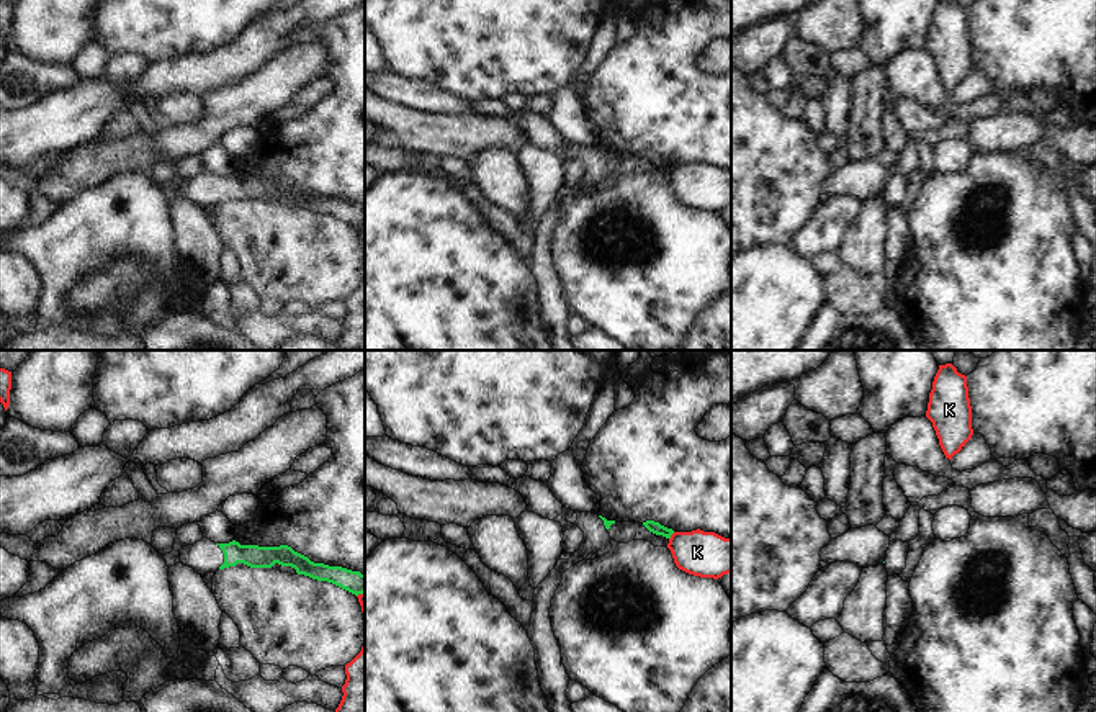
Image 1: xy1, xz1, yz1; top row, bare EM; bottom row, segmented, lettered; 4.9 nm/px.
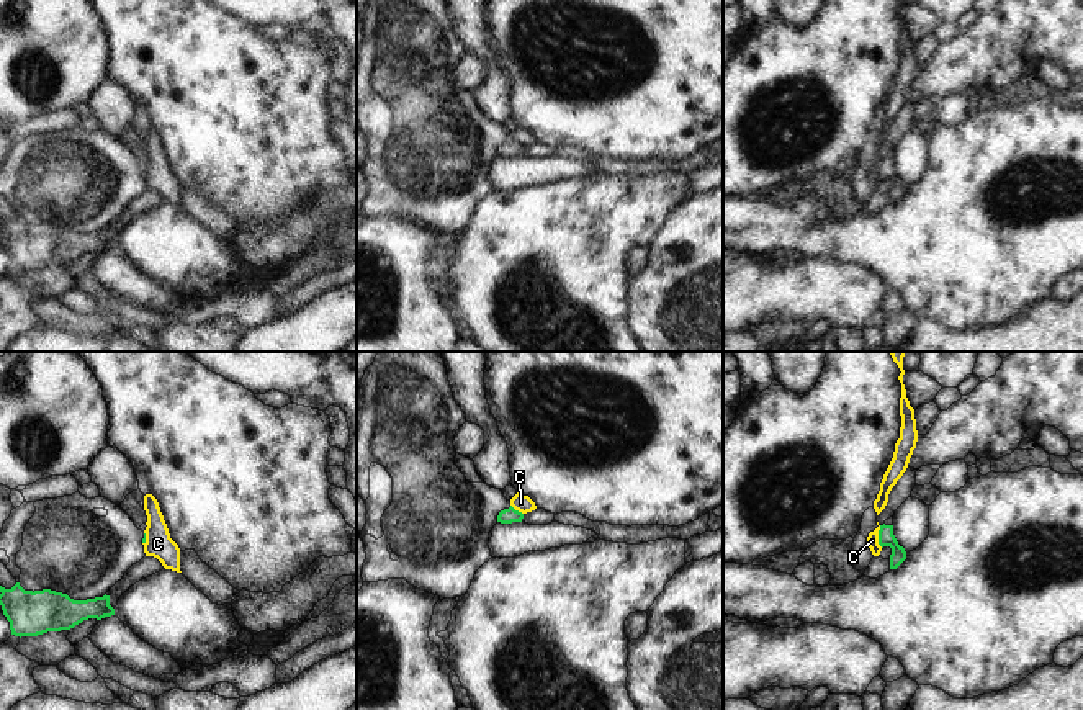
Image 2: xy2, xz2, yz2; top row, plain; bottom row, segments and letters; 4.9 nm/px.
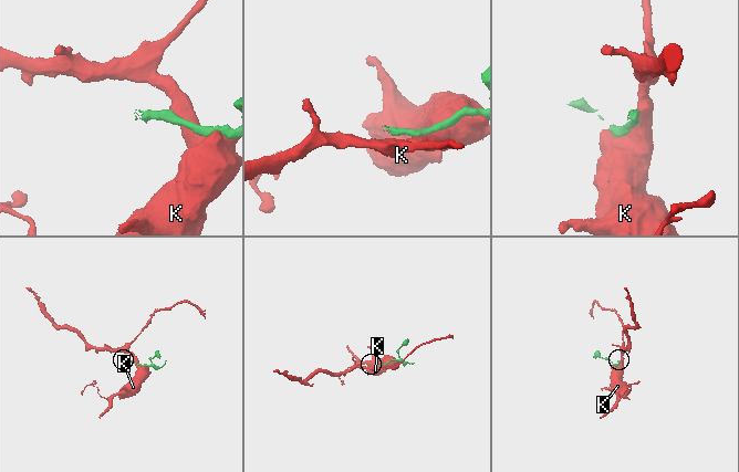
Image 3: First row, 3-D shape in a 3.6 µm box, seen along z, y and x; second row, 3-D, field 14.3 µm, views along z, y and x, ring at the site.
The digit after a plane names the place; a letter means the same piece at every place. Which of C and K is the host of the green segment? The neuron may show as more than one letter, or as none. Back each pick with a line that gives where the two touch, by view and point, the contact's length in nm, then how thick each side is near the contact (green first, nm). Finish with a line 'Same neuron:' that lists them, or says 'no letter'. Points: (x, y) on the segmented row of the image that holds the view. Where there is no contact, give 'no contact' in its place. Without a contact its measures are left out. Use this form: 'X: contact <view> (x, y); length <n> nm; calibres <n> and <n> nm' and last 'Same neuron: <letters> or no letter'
Same neuron: no letter

